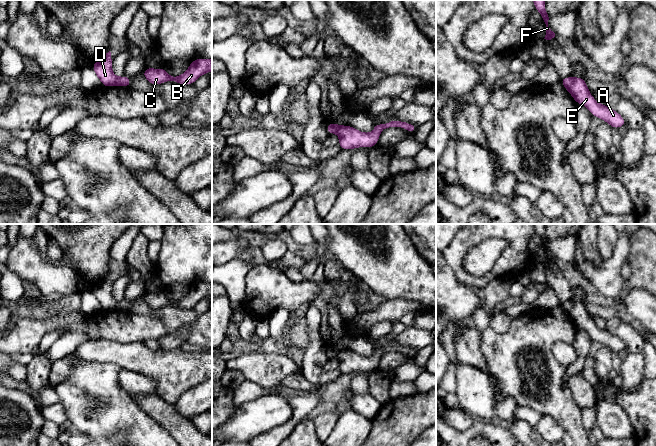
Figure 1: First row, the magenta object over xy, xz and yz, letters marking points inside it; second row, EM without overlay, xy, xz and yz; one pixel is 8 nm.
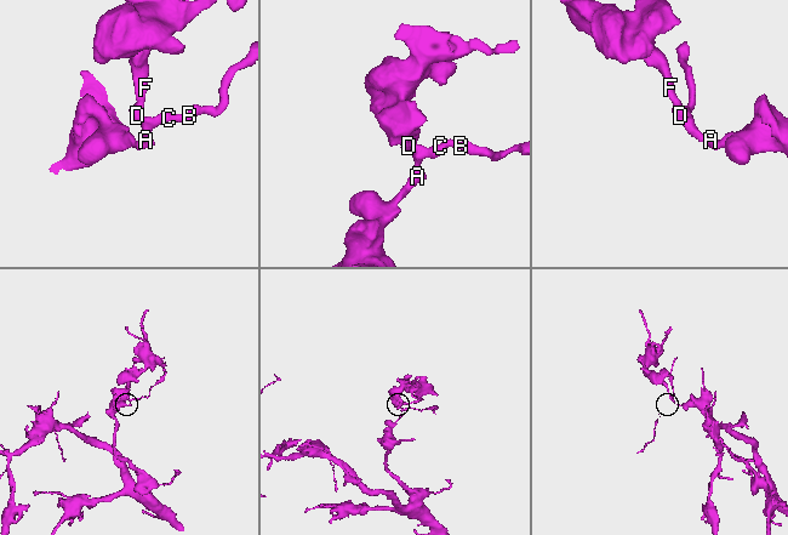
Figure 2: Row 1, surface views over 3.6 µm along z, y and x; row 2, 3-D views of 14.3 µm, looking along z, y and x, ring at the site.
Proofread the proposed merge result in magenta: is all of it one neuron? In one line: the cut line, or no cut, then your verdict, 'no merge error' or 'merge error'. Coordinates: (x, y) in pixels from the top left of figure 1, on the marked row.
xy (119, 78), (115, 84) | merge error

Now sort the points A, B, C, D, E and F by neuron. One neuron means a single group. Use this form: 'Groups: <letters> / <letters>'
Groups: A B C E / D F

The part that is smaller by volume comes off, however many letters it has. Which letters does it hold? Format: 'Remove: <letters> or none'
Remove: D, F

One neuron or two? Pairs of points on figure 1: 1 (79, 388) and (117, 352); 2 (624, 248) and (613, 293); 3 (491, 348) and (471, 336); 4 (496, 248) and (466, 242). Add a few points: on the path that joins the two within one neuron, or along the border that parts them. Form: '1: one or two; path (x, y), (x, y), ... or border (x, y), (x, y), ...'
1: two; border (83, 359), (113, 362), (122, 368)
2: one; path (617, 259), (613, 265), (613, 282)
3: two; border (479, 332), (480, 349), (487, 364)
4: two; border (502, 238), (484, 239), (474, 246), (462, 260)

